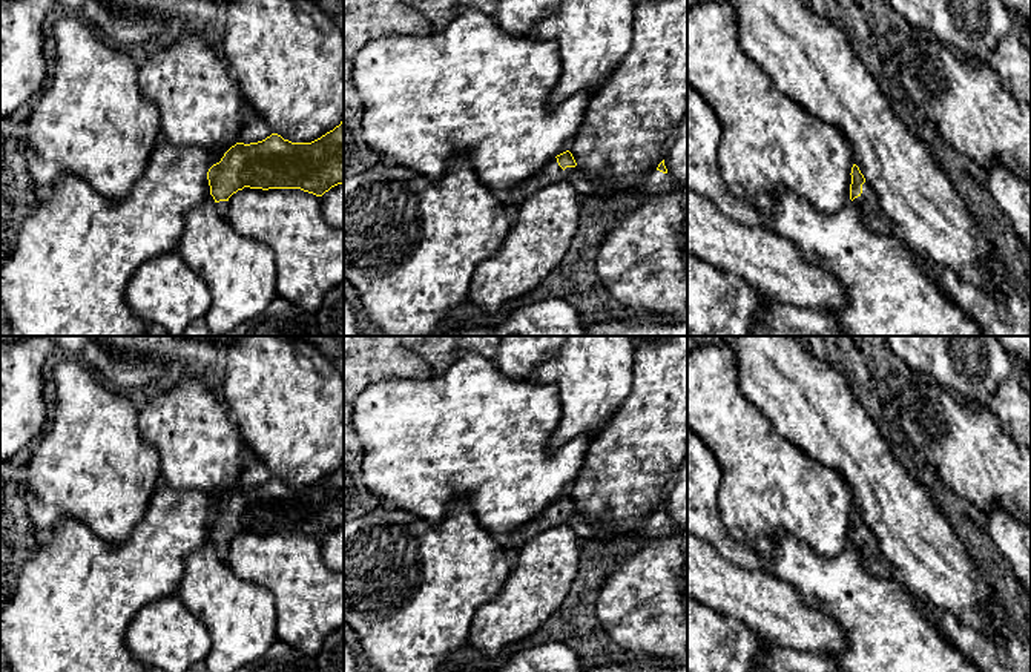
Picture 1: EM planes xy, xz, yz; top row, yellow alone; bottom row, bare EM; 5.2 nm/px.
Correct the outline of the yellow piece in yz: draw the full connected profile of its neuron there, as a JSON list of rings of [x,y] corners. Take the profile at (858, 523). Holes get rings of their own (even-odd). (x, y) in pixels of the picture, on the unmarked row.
[[[853,508],[850,519],[850,543],[855,546],[865,571],[879,578],[898,575],[893,565],[881,552],[873,532],[868,529],[856,508]]]

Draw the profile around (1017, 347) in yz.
[[[993,336],[1008,353],[1014,364],[1023,367],[1016,370],[1017,376],[1031,376],[1031,336]]]

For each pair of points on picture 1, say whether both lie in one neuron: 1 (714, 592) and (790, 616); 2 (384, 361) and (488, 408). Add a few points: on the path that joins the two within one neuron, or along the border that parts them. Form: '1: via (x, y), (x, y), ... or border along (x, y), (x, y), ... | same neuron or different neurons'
1: via (732, 592), (755, 597), (772, 609) | same neuron
2: border along (436, 375), (427, 379), (388, 379) | different neurons

